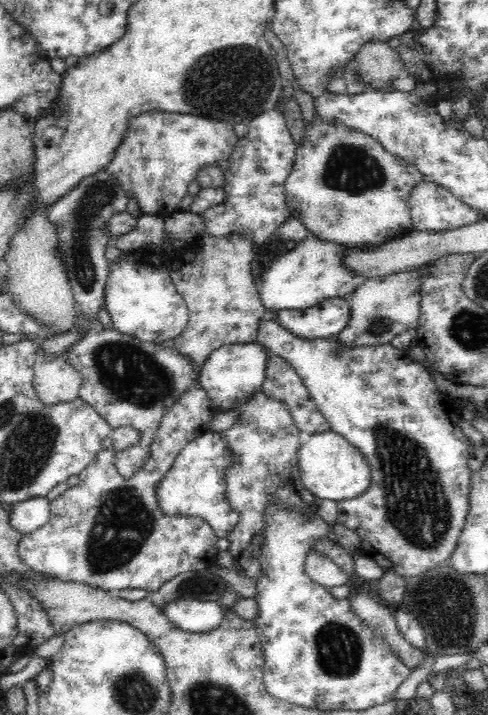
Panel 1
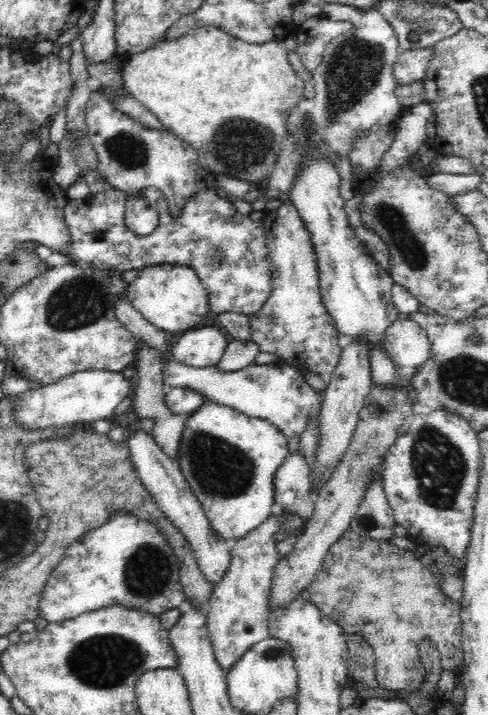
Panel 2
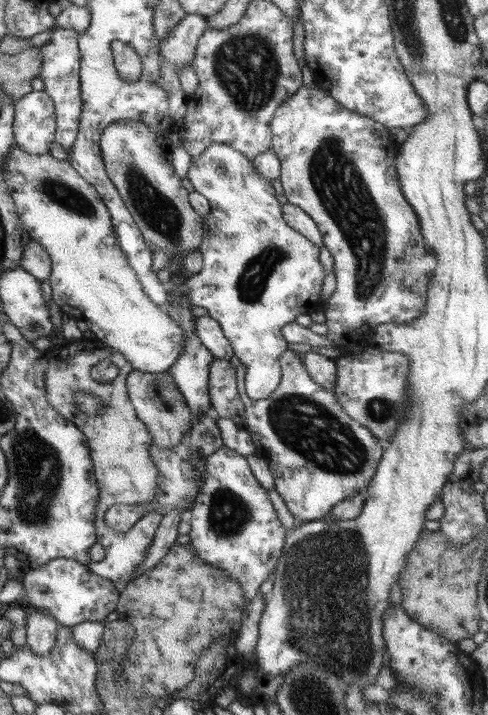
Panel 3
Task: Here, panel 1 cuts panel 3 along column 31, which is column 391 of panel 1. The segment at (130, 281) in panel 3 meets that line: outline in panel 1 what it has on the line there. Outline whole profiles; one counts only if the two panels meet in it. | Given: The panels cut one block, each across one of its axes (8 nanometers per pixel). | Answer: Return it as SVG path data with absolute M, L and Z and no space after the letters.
M315 115L309 125L305 126L306 138L297 146L292 170L284 183L291 217L300 220L309 234L350 248L384 244L412 231L409 196L412 187L424 178L416 166L388 153L372 136L349 130L340 121L332 123L332 119Z

